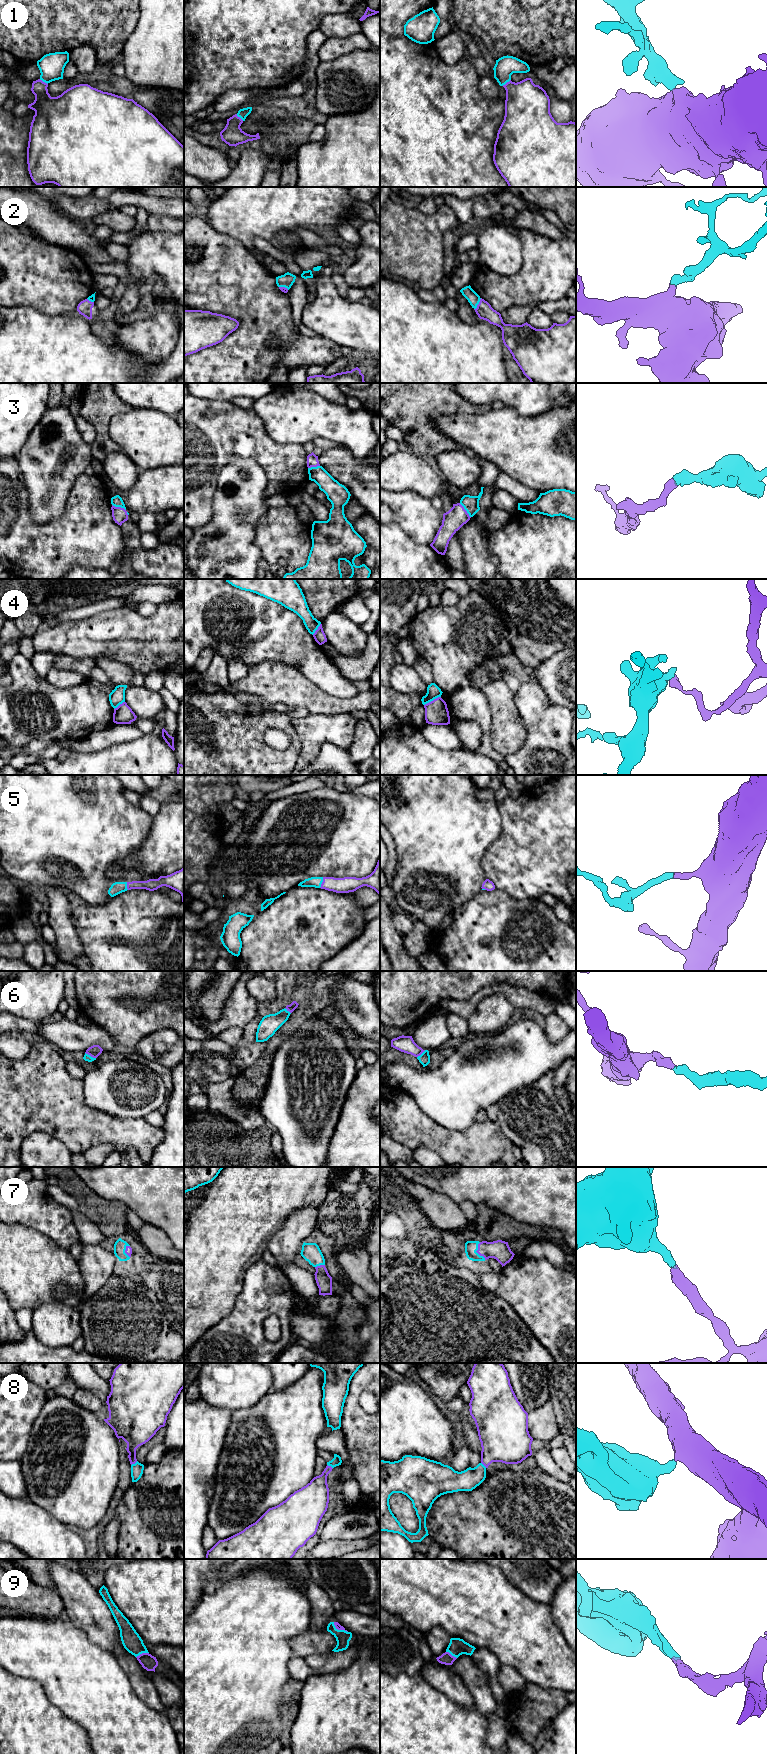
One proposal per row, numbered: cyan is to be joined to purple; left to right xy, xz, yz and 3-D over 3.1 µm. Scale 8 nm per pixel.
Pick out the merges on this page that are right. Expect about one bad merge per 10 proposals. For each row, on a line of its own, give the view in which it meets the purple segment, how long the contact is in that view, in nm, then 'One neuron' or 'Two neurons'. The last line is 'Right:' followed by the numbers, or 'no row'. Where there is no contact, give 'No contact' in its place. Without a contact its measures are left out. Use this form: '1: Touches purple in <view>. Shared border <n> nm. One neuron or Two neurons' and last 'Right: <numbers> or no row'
1: Touches purple in xy. Shared border 80 nm. One neuron
2: Touches purple in yz. Shared border 110 nm. One neuron
3: Touches purple in yz. Shared border 150 nm. One neuron
4: Touches purple in yz. Shared border 150 nm. Two neurons
5: Touches purple in xz. Shared border 90 nm. One neuron
6: Touches purple in xy. Shared border 100 nm. One neuron
7: Touches purple in yz. Shared border 150 nm. One neuron
8: Touches purple in xy. Shared border 70 nm. One neuron
9: Touches purple in xy. Shared border 110 nm. One neuron
Right: 1, 2, 3, 5, 6, 7, 8, 9

